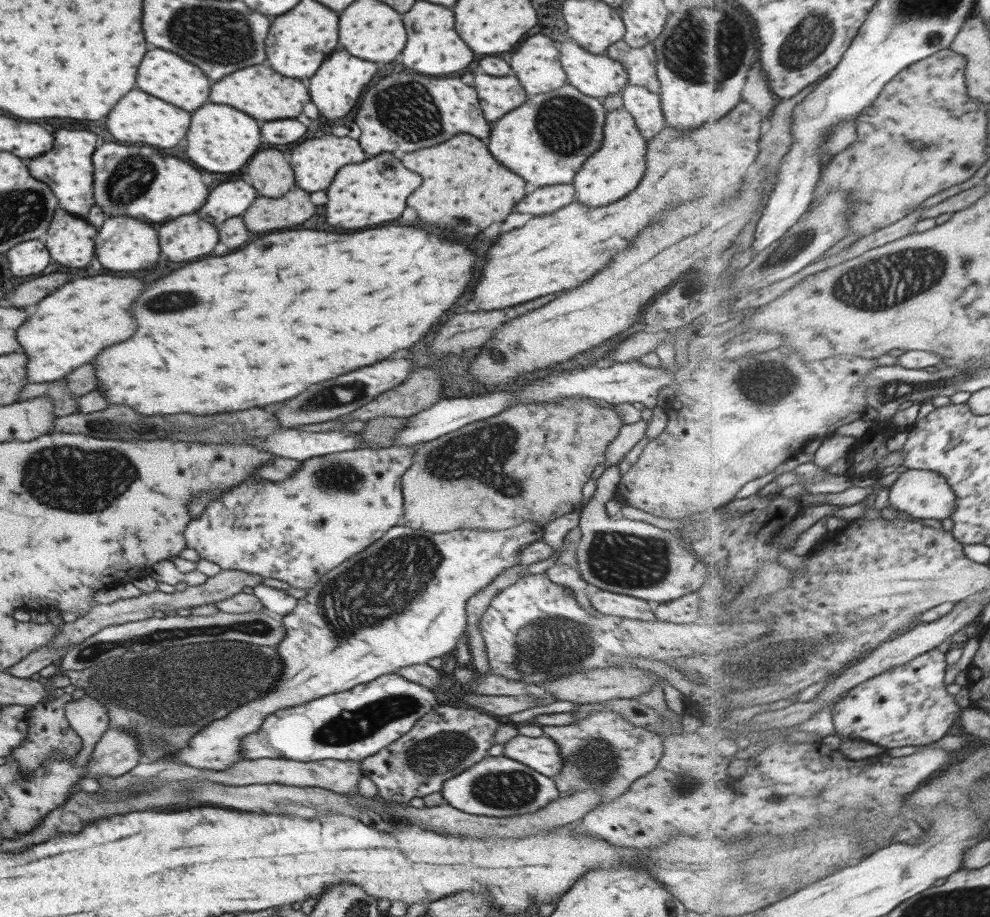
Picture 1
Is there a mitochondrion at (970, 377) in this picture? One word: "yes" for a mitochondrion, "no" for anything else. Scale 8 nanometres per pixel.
yes

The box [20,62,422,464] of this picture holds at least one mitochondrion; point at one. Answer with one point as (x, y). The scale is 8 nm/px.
(131, 184)

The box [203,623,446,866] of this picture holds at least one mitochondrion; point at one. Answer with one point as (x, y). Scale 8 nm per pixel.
(350, 726)

